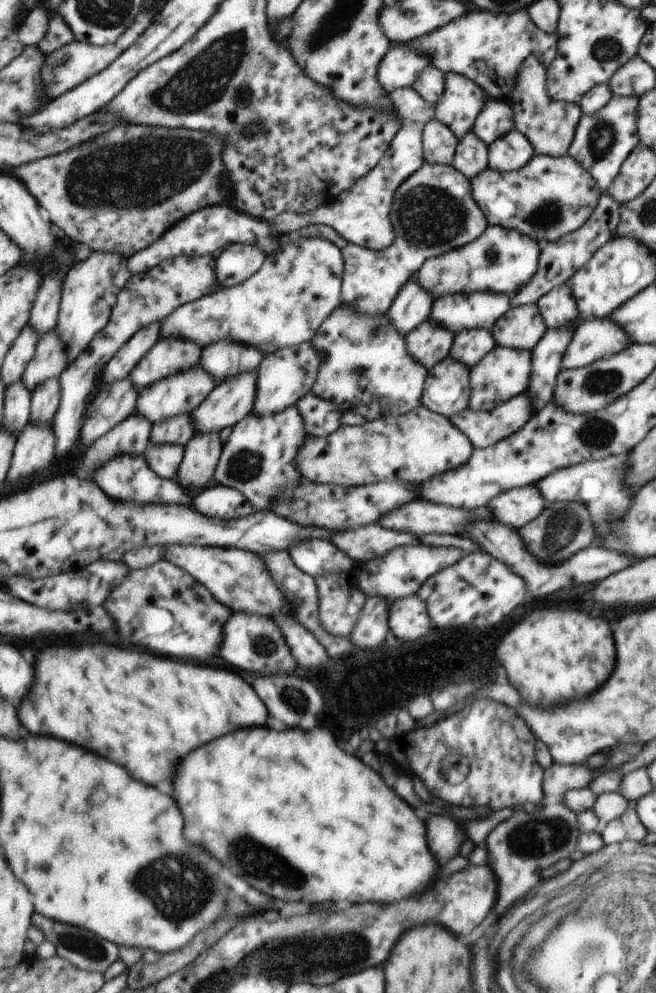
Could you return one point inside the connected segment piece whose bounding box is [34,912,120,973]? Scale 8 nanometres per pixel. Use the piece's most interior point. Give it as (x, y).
(89, 951)

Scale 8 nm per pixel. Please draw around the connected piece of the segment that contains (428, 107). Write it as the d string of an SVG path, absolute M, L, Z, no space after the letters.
M411 87L392 90L388 96L391 108L400 118L401 126L390 148L385 152L385 156L369 174L359 179L349 190L342 192L335 202L323 204L317 210L307 212L307 214L283 212L277 220L273 220L283 234L299 233L299 228L305 228L311 224L326 224L341 237L369 250L382 251L383 248L389 248L394 243L394 228L390 220L393 200L401 184L424 163L422 130L425 123L434 118L434 105L423 100L419 93Z

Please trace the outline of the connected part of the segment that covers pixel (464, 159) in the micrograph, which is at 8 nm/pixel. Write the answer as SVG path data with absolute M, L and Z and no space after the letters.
M472 131L467 132L463 138L457 139L452 165L463 176L474 177L477 172L488 168L486 146Z

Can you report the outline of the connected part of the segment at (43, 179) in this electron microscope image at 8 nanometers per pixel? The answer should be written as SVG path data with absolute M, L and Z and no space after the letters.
M125 124L79 148L71 148L71 152L61 152L19 168L5 166L3 172L19 176L19 180L31 188L39 204L49 210L51 222L63 228L77 244L87 244L89 249L101 252L119 252L130 258L135 252L155 244L186 216L225 200L219 188L219 176L225 170L221 152L223 144L213 134L191 132L187 128L169 130L163 126Z

